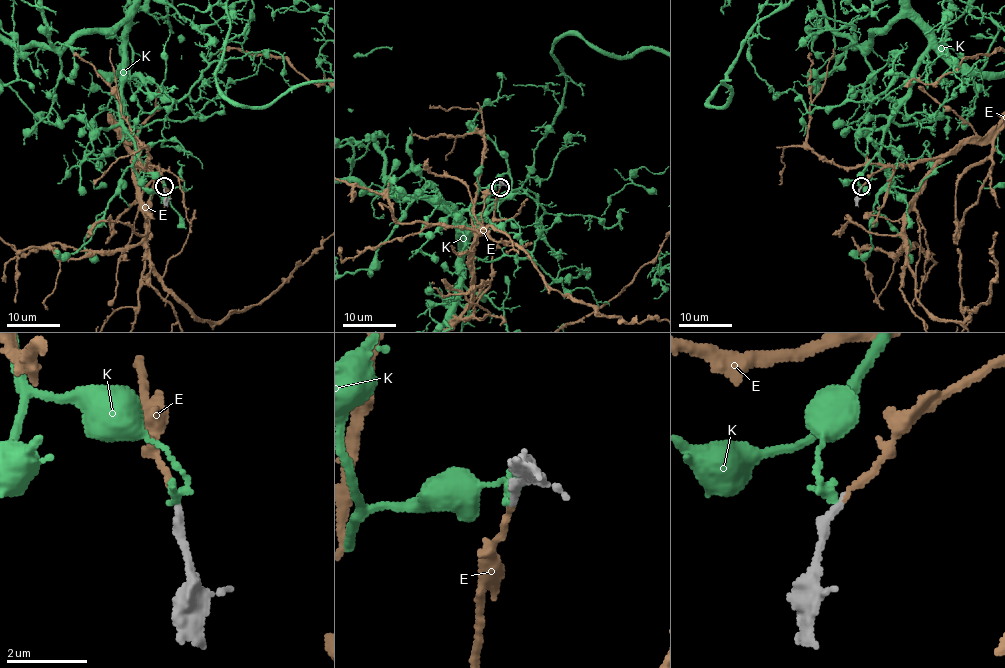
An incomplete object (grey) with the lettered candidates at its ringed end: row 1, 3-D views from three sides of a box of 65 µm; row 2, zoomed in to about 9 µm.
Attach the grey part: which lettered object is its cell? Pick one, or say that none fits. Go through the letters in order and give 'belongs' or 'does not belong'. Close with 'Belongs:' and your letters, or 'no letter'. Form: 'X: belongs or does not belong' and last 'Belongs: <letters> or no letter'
E: belongs
K: does not belong
Belongs: E

